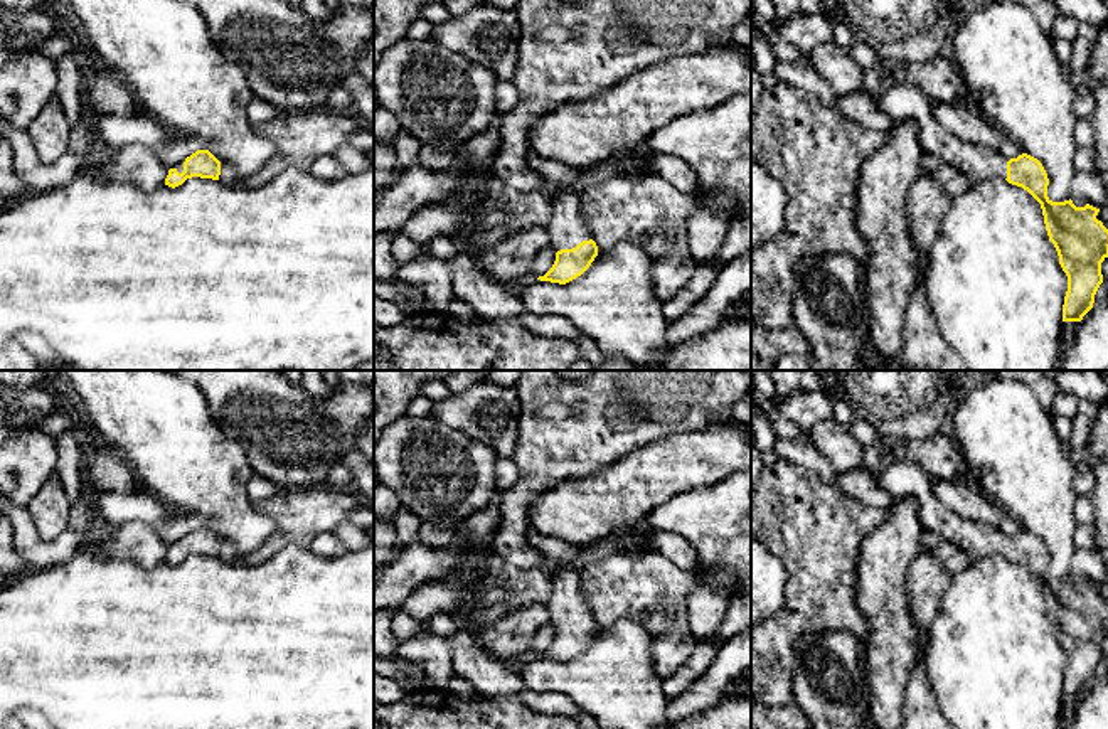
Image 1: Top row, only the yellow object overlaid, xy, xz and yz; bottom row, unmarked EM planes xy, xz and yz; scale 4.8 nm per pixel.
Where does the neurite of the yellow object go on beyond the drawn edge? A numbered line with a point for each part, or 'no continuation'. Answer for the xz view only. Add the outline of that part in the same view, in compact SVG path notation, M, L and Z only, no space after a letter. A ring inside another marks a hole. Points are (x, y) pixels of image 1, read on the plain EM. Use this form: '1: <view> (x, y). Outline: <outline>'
1: xz (566, 605). Outline: M571 566L556 569L551 574L551 596L546 603L549 623L557 630L573 626L591 616L591 609L583 596L581 572Z

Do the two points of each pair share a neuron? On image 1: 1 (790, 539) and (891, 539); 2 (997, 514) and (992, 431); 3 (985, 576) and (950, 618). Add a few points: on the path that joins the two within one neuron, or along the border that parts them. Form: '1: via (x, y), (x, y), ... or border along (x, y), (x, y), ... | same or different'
1: border along (889, 509), (889, 514), (861, 544), (856, 578) | different
2: border along (970, 478), (1006, 512) | different
3: via (982, 586), (960, 608) | same

